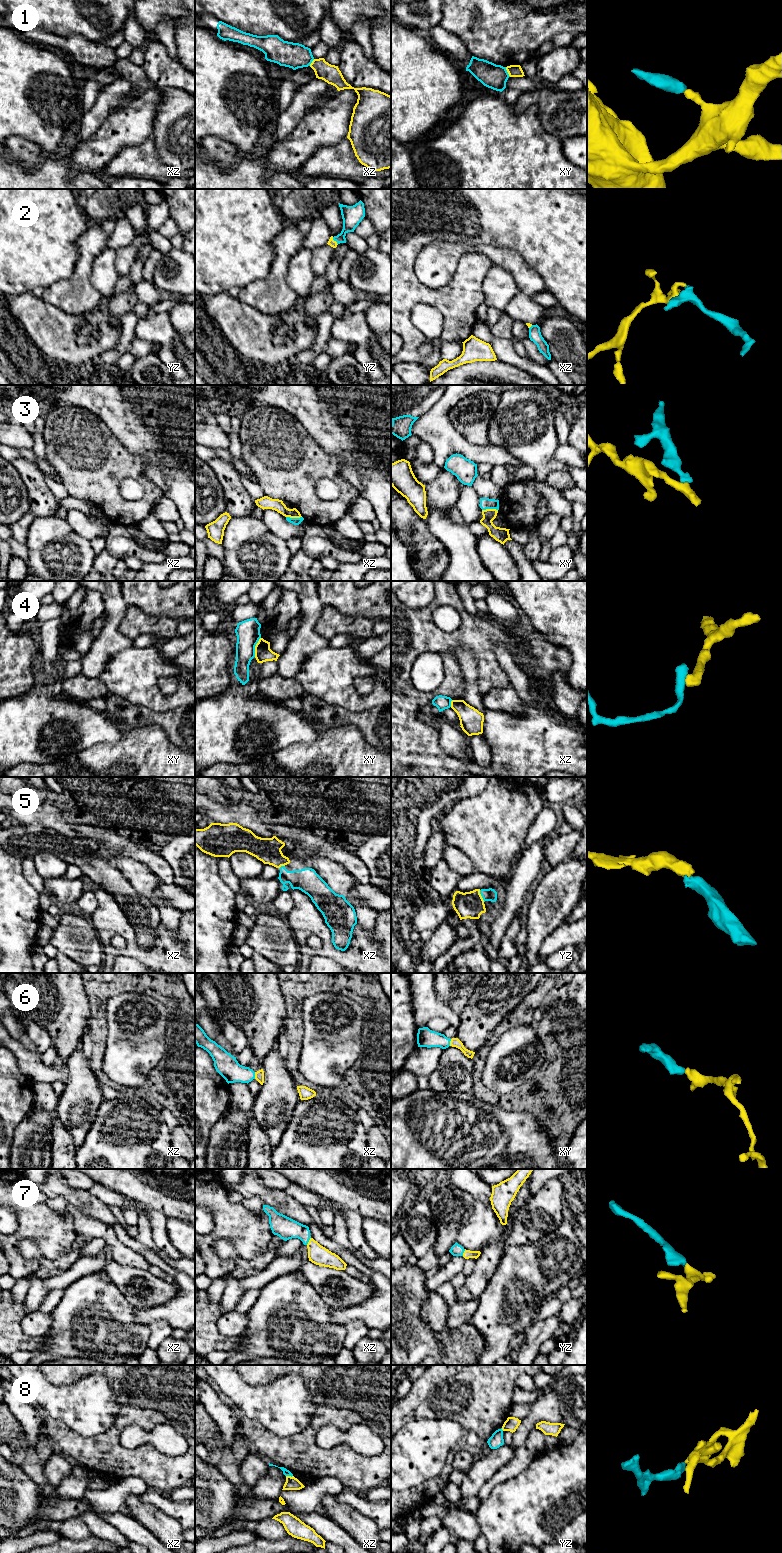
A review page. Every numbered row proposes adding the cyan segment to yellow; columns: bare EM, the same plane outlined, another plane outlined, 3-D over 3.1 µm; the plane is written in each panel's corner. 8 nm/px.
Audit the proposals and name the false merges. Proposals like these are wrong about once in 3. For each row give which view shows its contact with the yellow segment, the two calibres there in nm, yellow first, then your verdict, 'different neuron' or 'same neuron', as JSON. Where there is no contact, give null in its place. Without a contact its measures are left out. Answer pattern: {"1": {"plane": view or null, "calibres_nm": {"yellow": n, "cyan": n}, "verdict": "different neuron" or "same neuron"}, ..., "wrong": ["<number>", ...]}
{"1": {"plane": "xy", "calibres_nm": {"yellow": 100, "cyan": 200}, "verdict": "different neuron"}, "2": {"plane": "yz", "calibres_nm": {"yellow": 60, "cyan": 160}, "verdict": "same neuron"}, "3": {"plane": "xz", "calibres_nm": {"yellow": 100, "cyan": 60}, "verdict": "different neuron"}, "4": {"plane": "xy", "calibres_nm": {"yellow": 140, "cyan": 190}, "verdict": "different neuron"}, "5": {"plane": "yz", "calibres_nm": {"yellow": 220, "cyan": 100}, "verdict": "same neuron"}, "6": {"plane": "xz", "calibres_nm": {"yellow": 80, "cyan": 180}, "verdict": "same neuron"}, "7": {"plane": "xz", "calibres_nm": {"yellow": 160, "cyan": 180}, "verdict": "same neuron"}, "8": {"plane": "xz", "calibres_nm": {"yellow": 110, "cyan": 50}, "verdict": "different neuron"}, "wrong": ["1", "3", "4", "8"]}

